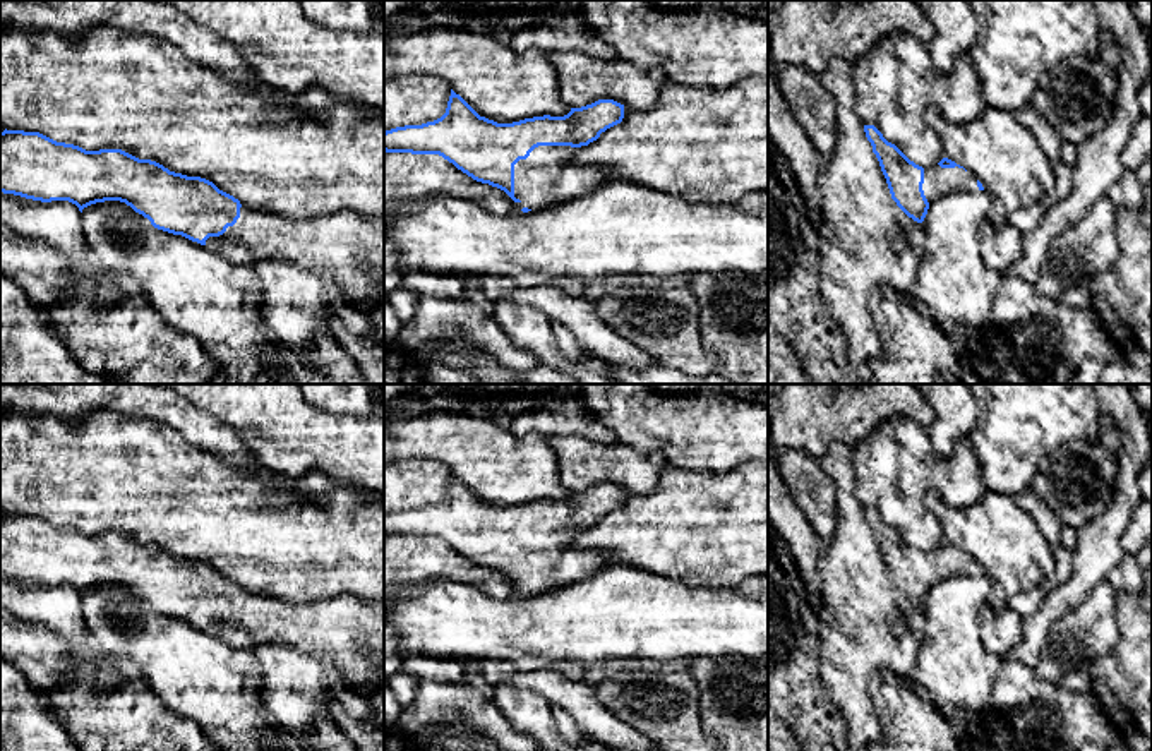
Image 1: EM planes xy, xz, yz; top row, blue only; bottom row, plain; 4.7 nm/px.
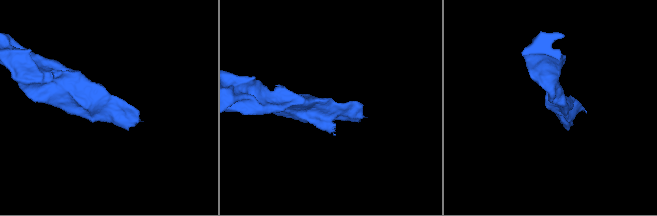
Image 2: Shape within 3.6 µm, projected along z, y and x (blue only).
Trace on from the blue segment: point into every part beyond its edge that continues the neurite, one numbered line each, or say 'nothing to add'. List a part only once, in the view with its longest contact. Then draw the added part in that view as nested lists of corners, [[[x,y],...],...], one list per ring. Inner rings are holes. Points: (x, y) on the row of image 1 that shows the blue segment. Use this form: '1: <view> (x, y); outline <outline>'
1: xz (549, 175); outline [[[538,146],[514,165],[516,209],[550,207],[614,180],[603,168],[578,165],[571,146]]]

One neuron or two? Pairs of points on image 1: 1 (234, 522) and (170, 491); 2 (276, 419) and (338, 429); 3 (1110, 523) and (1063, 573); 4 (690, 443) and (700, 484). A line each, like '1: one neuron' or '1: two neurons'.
1: one neuron
2: one neuron
3: two neurons
4: two neurons

